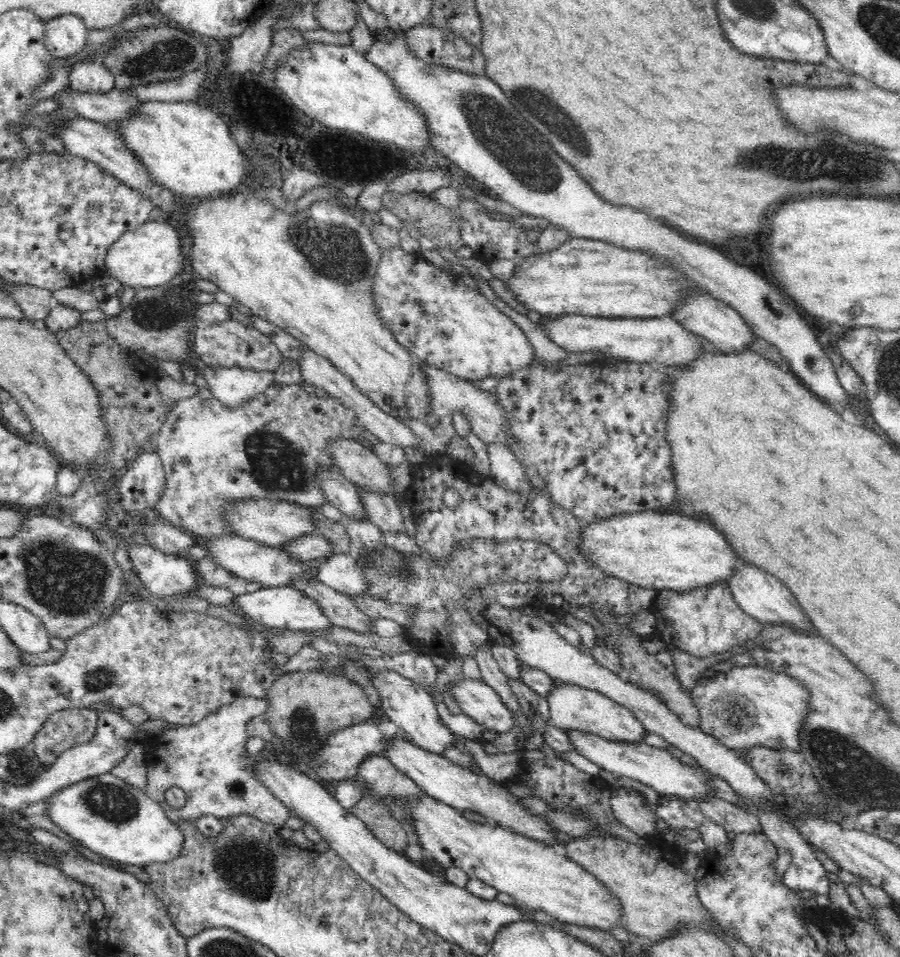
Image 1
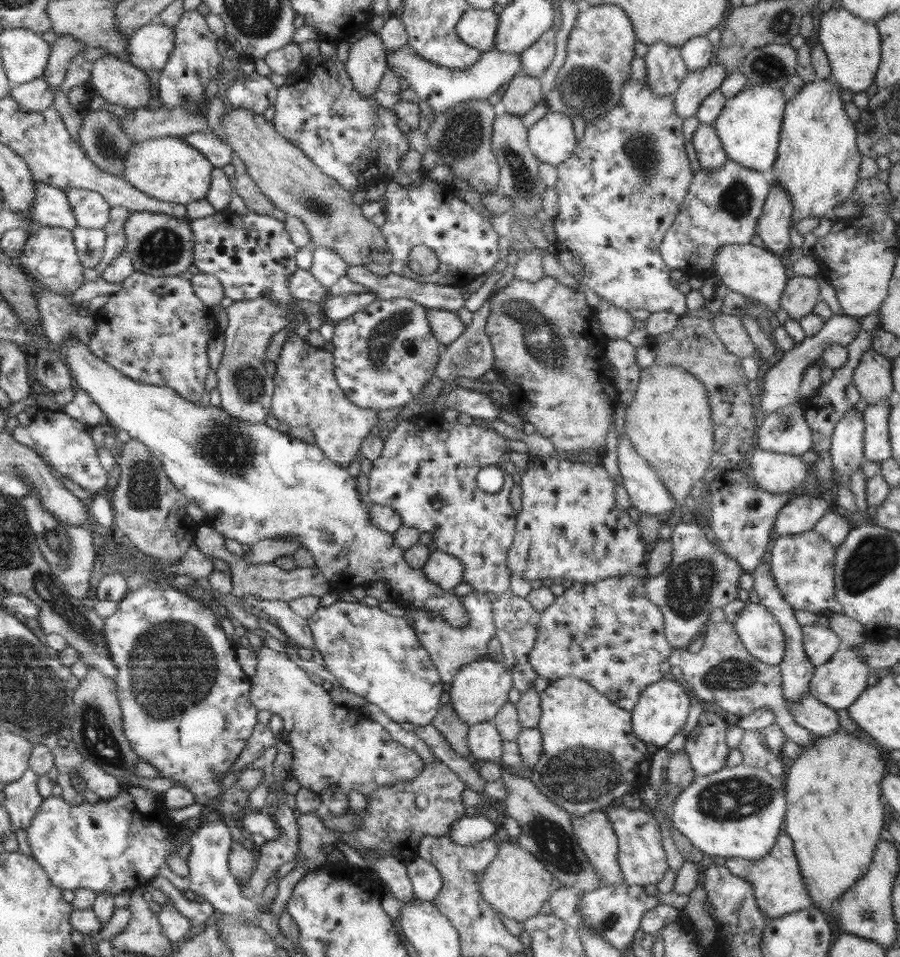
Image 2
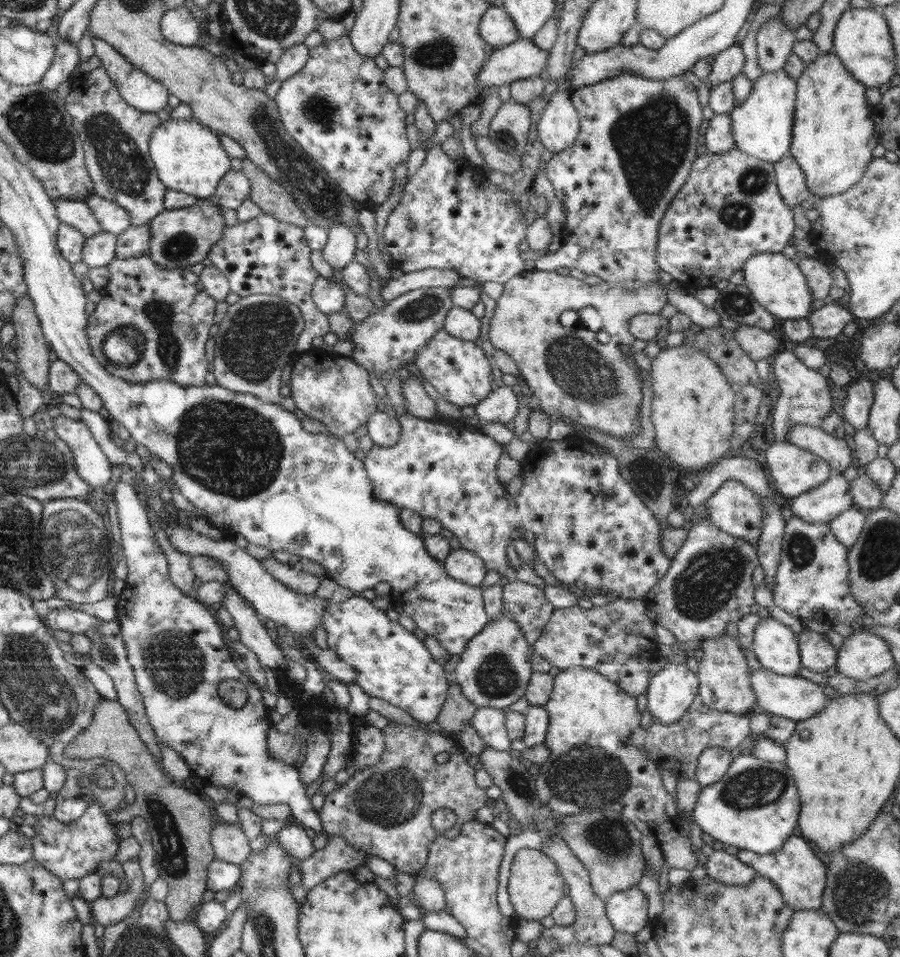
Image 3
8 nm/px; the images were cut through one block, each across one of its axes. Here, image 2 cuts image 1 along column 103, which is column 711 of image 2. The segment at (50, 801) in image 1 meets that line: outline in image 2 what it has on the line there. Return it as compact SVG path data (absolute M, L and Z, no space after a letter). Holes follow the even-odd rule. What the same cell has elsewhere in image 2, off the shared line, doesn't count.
M740 763L731 767L724 767L708 776L697 775L690 786L686 786L676 798L670 809L670 816L674 827L682 832L694 847L703 854L722 856L722 858L743 858L754 860L766 856L778 835L784 831L786 814L786 797L783 776L771 775L768 770Z

